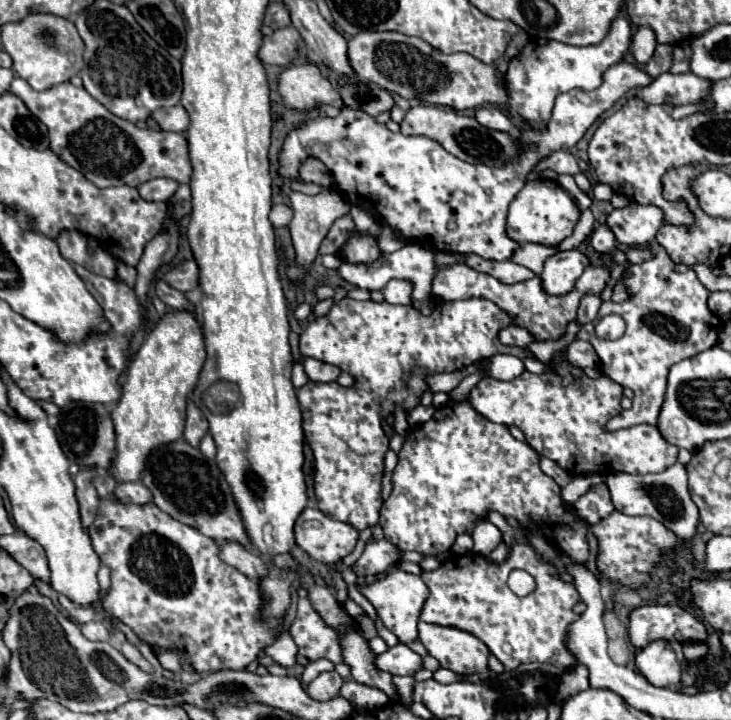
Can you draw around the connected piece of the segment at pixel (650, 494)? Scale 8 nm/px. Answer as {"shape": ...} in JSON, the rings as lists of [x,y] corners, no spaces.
{"shape":[[[676,462],[664,472],[658,474],[624,474],[616,472],[606,478],[606,484],[612,494],[614,508],[622,514],[630,516],[652,516],[660,520],[666,528],[670,528],[682,542],[688,542],[696,534],[696,524],[698,524],[698,508],[690,498],[688,492],[688,478],[686,478],[686,468]]]}

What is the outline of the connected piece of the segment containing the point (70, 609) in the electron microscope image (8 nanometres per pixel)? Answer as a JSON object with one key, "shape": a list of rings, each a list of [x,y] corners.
{"shape":[[[60,596],[58,600],[60,600],[62,608],[70,614],[70,618],[72,618],[74,622],[78,622],[78,624],[86,624],[86,622],[90,622],[90,620],[96,620],[96,618],[98,618],[94,610],[90,610],[90,608],[80,608],[80,606],[72,604],[66,596]]]}

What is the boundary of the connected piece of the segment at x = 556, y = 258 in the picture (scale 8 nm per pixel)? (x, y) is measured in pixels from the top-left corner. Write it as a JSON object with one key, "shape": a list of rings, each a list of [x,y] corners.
{"shape":[[[580,250],[556,252],[544,262],[544,272],[540,274],[544,292],[550,296],[568,294],[586,266],[588,258]]]}

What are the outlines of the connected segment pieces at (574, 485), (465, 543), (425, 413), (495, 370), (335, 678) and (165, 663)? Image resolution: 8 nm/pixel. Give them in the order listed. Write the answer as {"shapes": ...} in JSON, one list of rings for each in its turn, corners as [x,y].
{"shapes":[[[[584,474],[584,476],[576,476],[564,490],[562,490],[562,498],[568,504],[574,504],[582,494],[586,494],[586,490],[590,490],[590,486],[596,486],[598,482],[604,482],[602,474]]],[[[470,534],[458,536],[458,538],[456,538],[456,544],[452,546],[452,550],[454,550],[456,554],[468,554],[468,552],[472,552],[472,536],[470,536]]],[[[421,404],[415,407],[407,415],[407,421],[410,427],[417,427],[427,422],[434,414],[435,408],[433,406],[422,406]]],[[[496,354],[492,356],[490,364],[484,366],[484,370],[488,372],[488,376],[498,378],[498,380],[514,380],[518,378],[526,368],[524,362],[516,356],[508,356],[508,354]]],[[[332,670],[332,672],[322,672],[316,680],[312,680],[312,682],[306,686],[306,692],[308,692],[310,698],[324,702],[324,700],[336,698],[342,684],[344,684],[344,680],[340,678],[338,672],[334,672],[334,670]]],[[[160,652],[158,654],[158,660],[160,660],[160,664],[162,664],[162,668],[164,670],[170,670],[170,672],[174,672],[174,674],[180,674],[180,670],[182,670],[182,666],[180,666],[180,656],[178,654],[174,654],[174,652]]]]}

